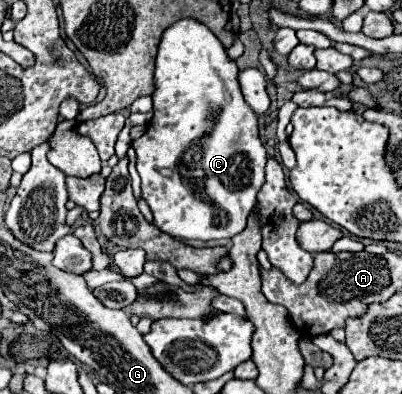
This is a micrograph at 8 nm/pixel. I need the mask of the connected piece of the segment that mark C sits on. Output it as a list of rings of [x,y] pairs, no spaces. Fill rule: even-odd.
[[[181,19],[179,23],[173,23],[173,27],[169,27],[163,37],[161,37],[161,45],[159,45],[159,55],[157,55],[157,69],[155,69],[155,93],[153,93],[153,119],[147,125],[145,135],[141,135],[139,139],[135,139],[131,145],[137,153],[137,171],[141,175],[141,189],[143,189],[143,199],[147,201],[155,225],[169,233],[171,237],[185,237],[185,239],[195,239],[195,241],[221,241],[221,239],[231,239],[237,233],[241,233],[245,229],[247,217],[253,211],[255,203],[257,203],[257,193],[263,185],[265,179],[265,163],[267,163],[267,153],[259,136],[259,119],[255,115],[255,111],[245,103],[239,81],[237,81],[237,63],[231,61],[227,57],[225,47],[219,43],[219,39],[201,23],[197,23],[195,19]],[[159,167],[167,167],[171,169],[171,175],[165,177],[161,175],[157,169]]]

